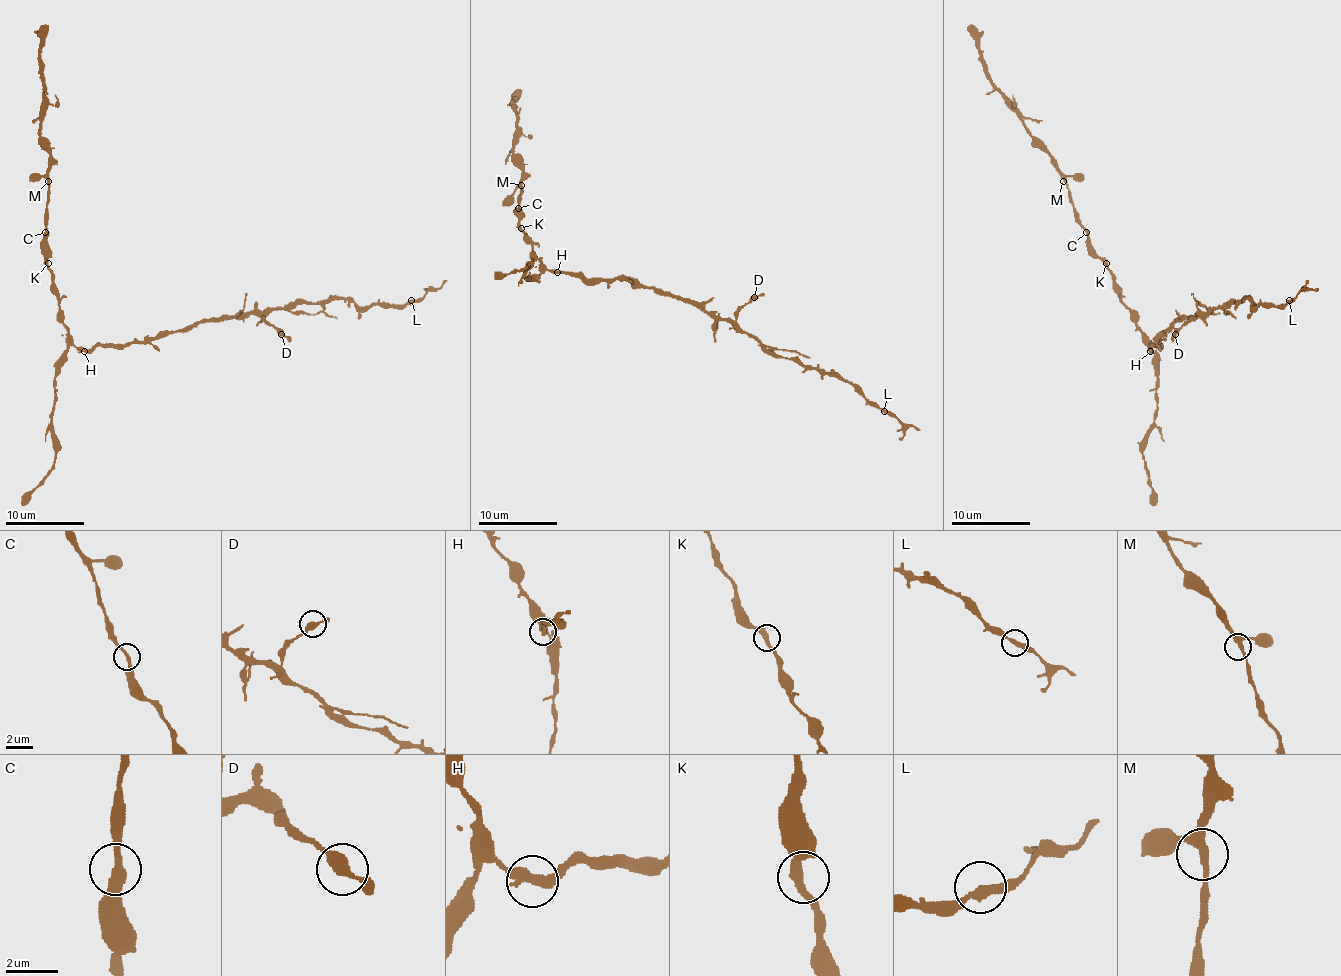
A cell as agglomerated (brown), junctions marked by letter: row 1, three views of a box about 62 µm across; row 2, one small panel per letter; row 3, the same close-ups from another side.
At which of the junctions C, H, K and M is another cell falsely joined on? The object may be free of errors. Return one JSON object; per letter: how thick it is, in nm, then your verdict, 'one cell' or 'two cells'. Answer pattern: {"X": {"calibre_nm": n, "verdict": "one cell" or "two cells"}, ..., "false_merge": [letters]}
{"C": {"calibre_nm": 320, "verdict": "one cell"}, "H": {"calibre_nm": 340, "verdict": "two cells"}, "K": {"calibre_nm": 340, "verdict": "one cell"}, "M": {"calibre_nm": 300, "verdict": "one cell"}, "false_merge": ["H"]}

